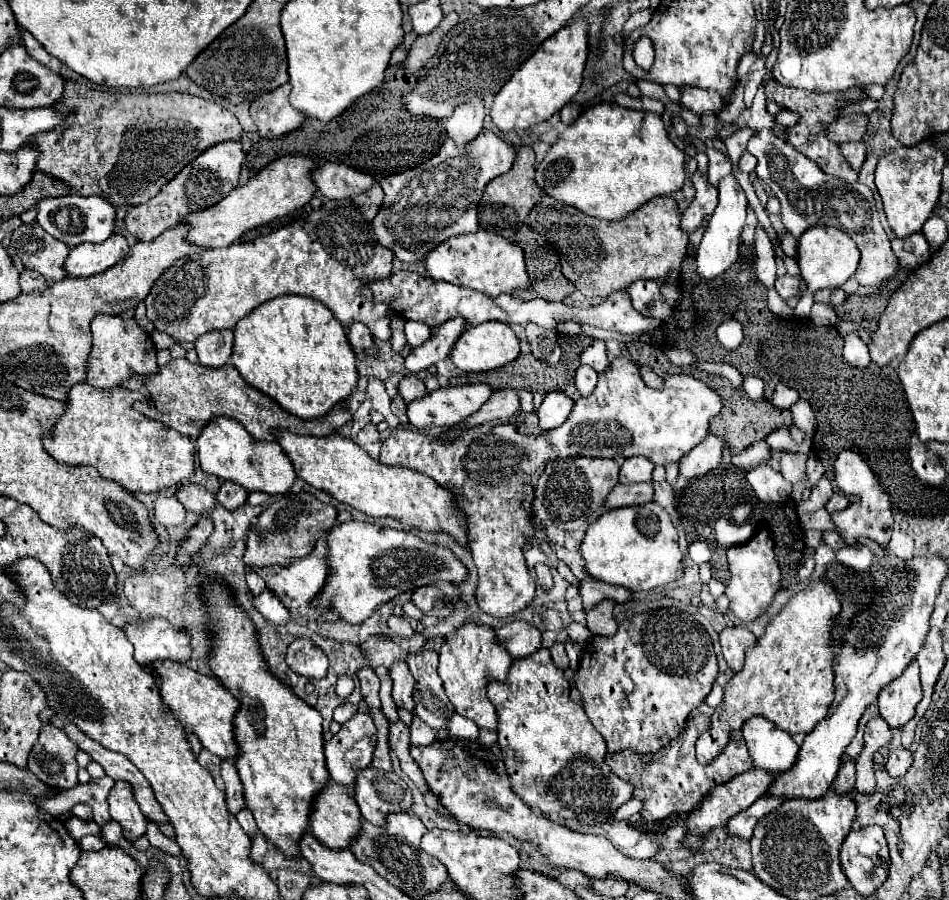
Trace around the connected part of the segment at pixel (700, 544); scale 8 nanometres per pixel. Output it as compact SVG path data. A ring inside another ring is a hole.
M696 541L696 543L692 543L692 545L690 545L688 553L690 553L692 561L700 565L700 563L706 563L706 561L710 561L712 549L710 549L710 545L708 545L708 543L704 543L704 541Z

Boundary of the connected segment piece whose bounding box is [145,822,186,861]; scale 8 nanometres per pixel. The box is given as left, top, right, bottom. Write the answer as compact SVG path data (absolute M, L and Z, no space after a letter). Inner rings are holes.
M148 822L145 835L152 846L176 856L180 861L186 861L186 857L182 855L177 843L166 837L154 823Z

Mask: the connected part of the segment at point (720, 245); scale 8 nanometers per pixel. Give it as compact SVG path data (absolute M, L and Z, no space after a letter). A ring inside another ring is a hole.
M726 175L718 183L718 191L720 191L718 207L714 209L714 213L708 221L708 229L704 233L704 239L702 239L702 243L696 251L696 267L698 267L698 273L704 279L714 279L714 277L722 275L738 259L740 233L742 233L742 227L744 227L744 221L746 221L748 199L746 199L746 193L740 187L740 183L734 179L734 175Z

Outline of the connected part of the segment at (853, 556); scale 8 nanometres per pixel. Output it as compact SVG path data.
M854 545L836 551L836 559L854 571L868 571L874 563L874 553L866 545Z

